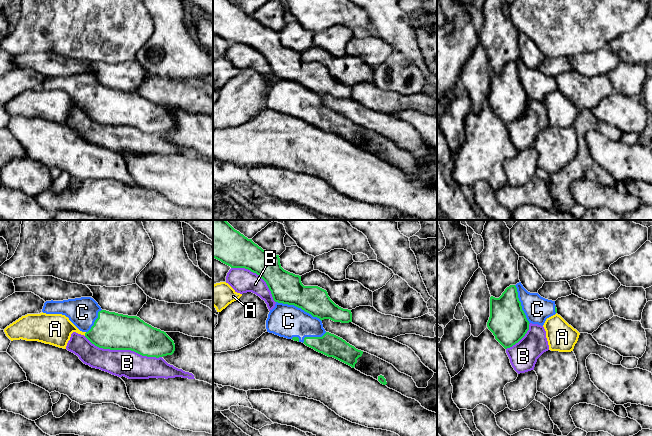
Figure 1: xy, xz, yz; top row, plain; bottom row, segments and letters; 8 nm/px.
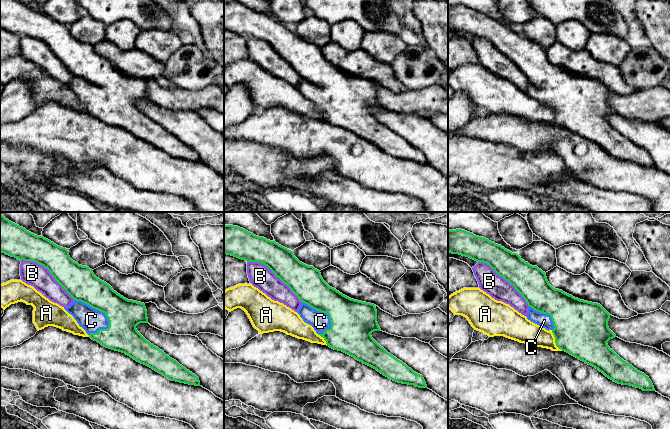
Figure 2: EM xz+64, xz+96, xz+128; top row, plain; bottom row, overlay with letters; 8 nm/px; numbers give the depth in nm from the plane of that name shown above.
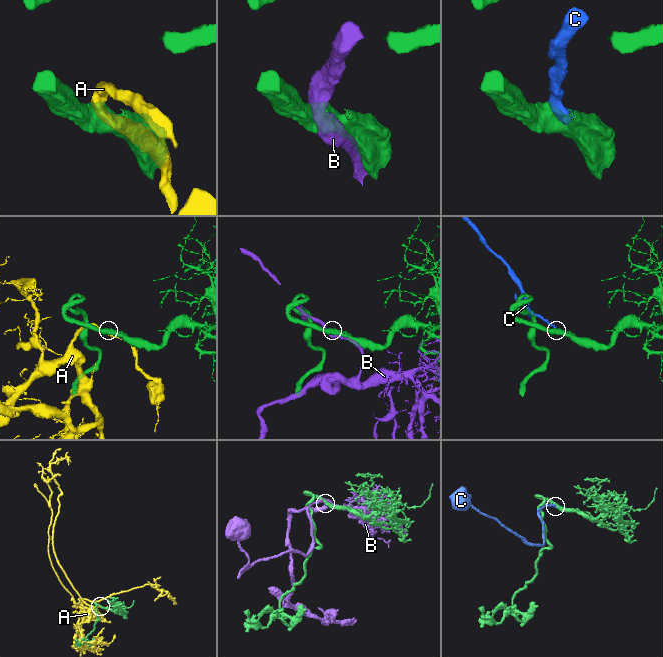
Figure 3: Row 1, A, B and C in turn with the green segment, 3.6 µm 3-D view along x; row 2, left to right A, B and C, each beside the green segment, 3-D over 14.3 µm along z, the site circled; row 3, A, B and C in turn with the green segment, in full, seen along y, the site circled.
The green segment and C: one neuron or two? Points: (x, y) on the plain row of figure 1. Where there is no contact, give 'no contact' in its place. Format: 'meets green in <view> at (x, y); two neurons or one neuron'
meets green in xz at (299, 83); one neuron

